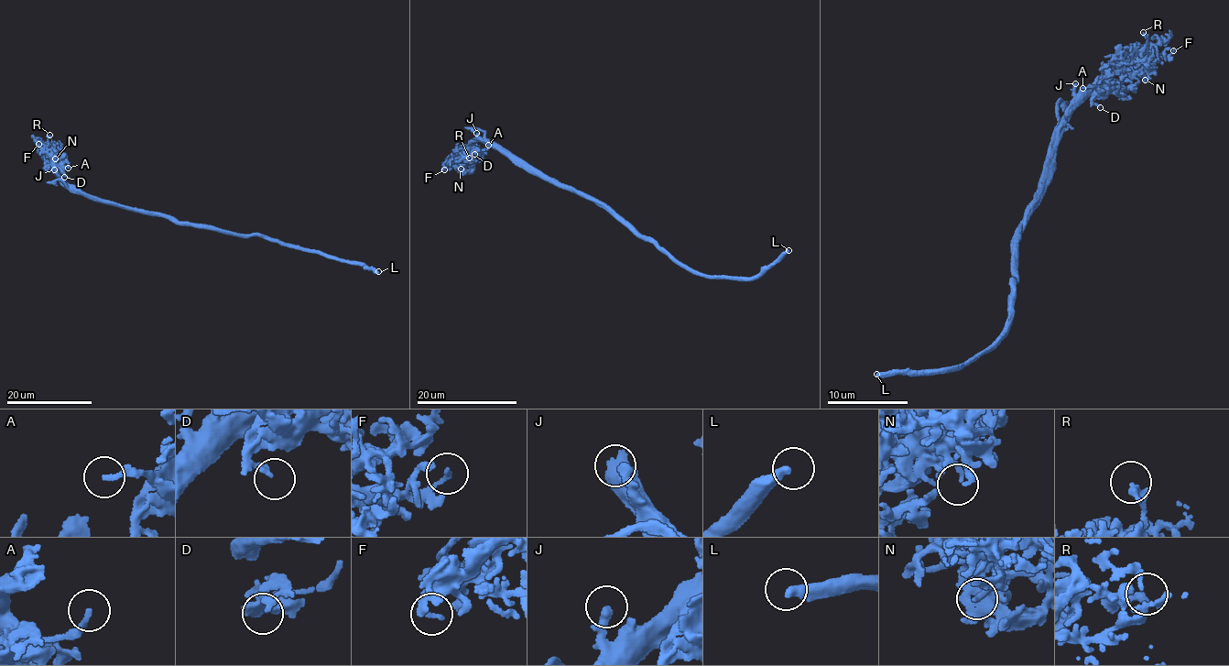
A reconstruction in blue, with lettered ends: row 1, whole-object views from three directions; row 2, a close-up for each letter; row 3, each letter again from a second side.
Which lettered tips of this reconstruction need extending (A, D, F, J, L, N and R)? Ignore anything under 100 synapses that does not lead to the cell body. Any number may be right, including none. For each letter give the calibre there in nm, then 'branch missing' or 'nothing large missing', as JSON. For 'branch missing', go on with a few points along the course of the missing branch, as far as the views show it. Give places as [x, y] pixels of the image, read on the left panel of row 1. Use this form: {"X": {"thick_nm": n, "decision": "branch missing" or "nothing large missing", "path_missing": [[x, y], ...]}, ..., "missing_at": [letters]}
{"A": {"thick_nm": 220, "decision": "nothing large missing"}, "D": {"thick_nm": 190, "decision": "nothing large missing"}, "F": {"thick_nm": 170, "decision": "nothing large missing"}, "J": {"thick_nm": 360, "decision": "nothing large missing"}, "L": {"thick_nm": 360, "decision": "nothing large missing"}, "N": {"thick_nm": 150, "decision": "nothing large missing"}, "R": {"thick_nm": 320, "decision": "nothing large missing"}, "missing_at": []}

